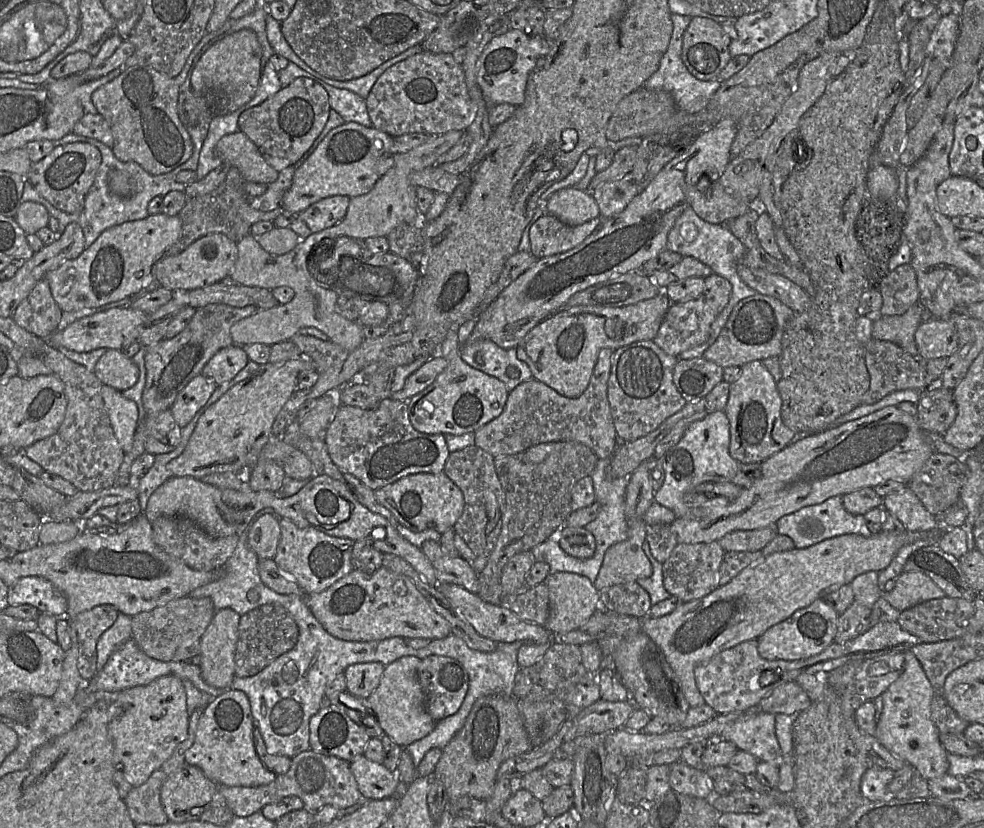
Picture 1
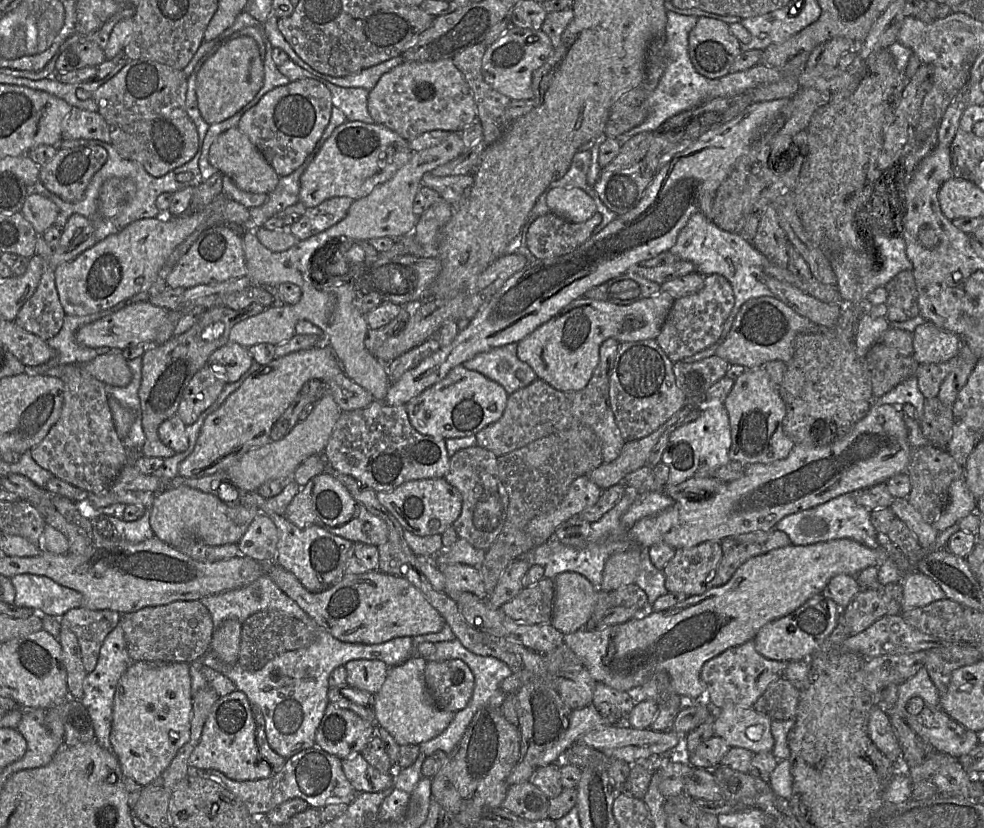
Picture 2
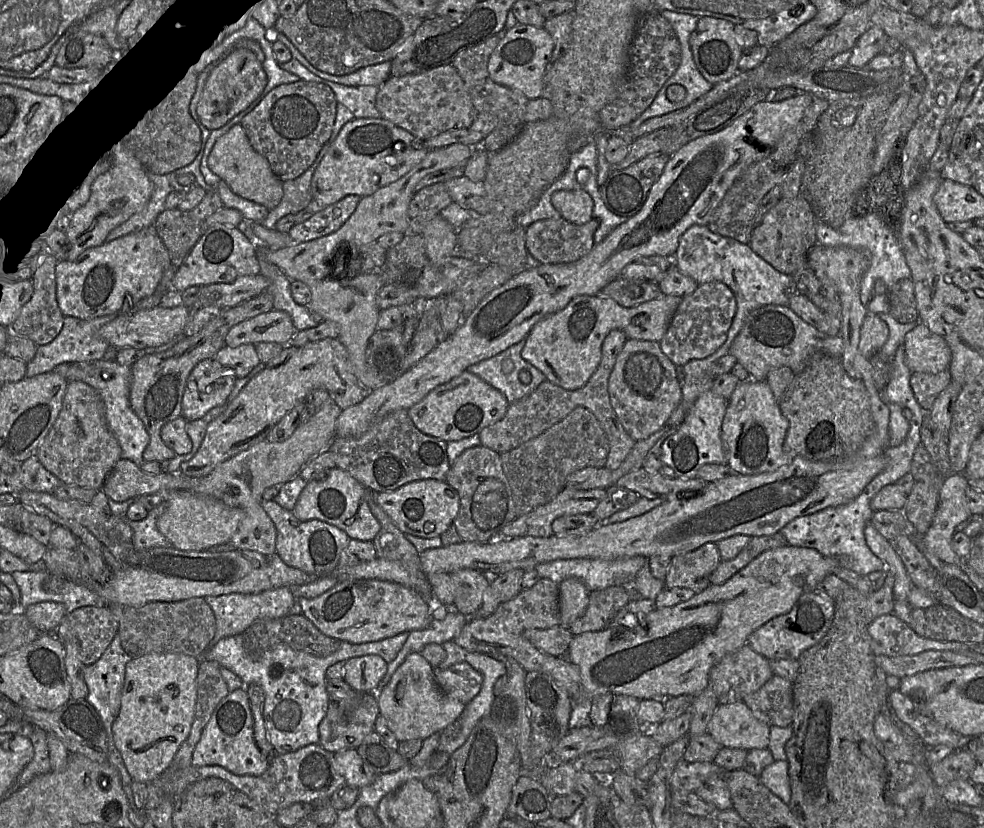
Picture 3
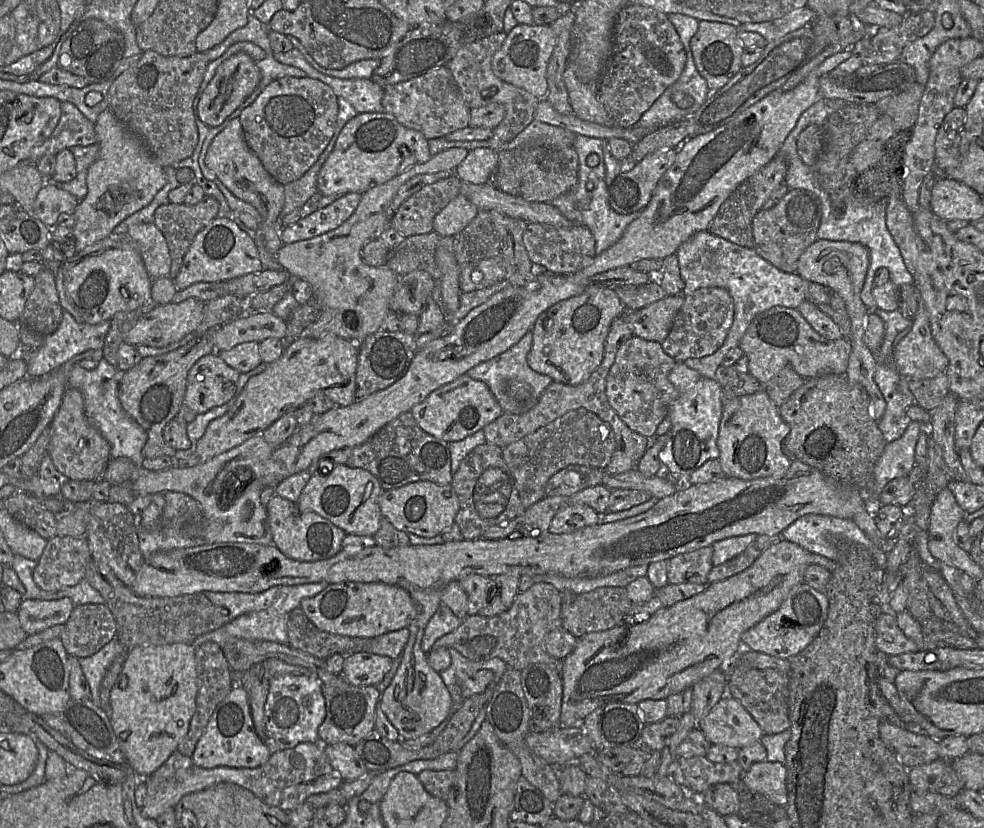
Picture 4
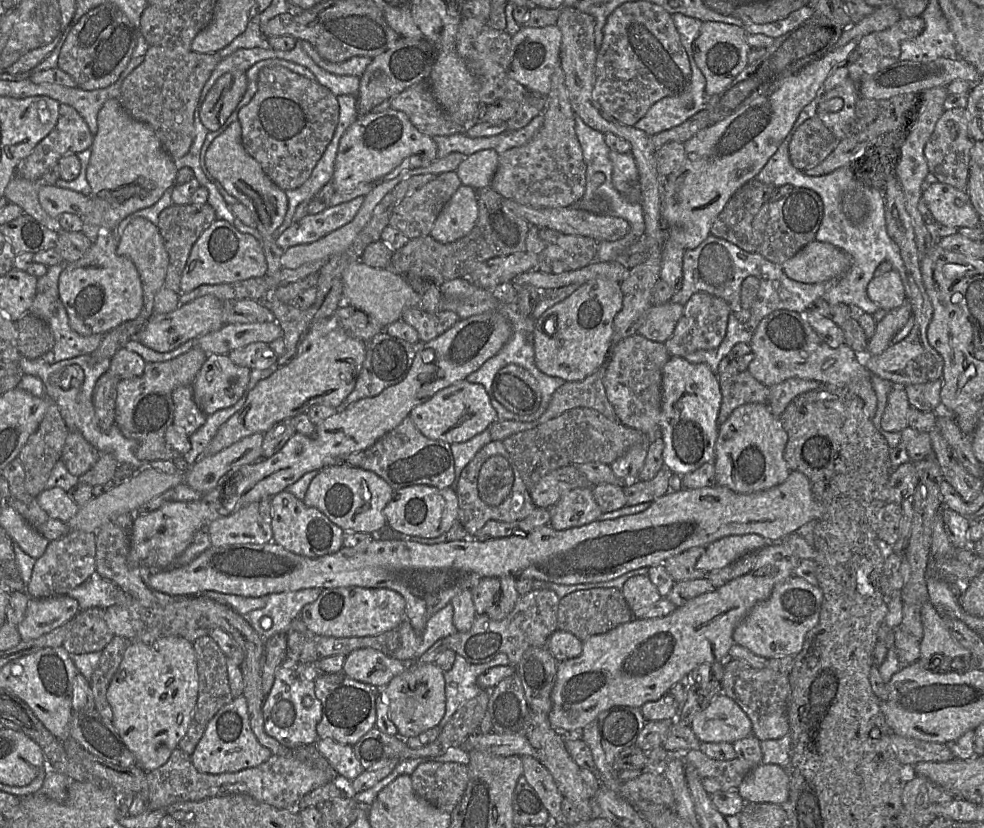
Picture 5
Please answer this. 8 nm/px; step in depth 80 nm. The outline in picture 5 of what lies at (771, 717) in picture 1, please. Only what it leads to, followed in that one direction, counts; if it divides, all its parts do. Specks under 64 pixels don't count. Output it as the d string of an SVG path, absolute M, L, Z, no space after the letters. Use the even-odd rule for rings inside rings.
M723 692L694 716L690 727L700 742L733 744L753 734L748 715L735 700Z

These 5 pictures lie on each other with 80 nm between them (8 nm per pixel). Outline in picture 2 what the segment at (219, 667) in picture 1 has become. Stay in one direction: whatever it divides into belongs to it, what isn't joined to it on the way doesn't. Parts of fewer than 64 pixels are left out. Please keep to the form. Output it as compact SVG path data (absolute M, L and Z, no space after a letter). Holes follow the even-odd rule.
M228 618L213 632L210 651L218 659L228 664L238 662L241 638L241 623Z

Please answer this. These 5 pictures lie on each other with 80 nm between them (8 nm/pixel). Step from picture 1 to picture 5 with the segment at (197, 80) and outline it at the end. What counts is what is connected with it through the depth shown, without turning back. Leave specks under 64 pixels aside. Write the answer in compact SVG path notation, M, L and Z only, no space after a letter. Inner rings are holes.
M243 71L223 74L207 93L200 109L200 119L211 132L217 131L237 107L247 89Z

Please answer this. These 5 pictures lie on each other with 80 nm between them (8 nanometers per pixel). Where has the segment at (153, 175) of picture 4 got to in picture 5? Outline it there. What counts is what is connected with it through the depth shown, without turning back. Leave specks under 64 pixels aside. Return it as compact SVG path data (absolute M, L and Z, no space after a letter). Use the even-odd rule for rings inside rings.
M116 98L108 99L98 113L98 131L91 147L86 179L91 187L91 211L81 217L82 233L94 242L99 233L114 230L130 214L154 205L163 193L176 184L178 169L175 160L164 150L153 129L132 118Z

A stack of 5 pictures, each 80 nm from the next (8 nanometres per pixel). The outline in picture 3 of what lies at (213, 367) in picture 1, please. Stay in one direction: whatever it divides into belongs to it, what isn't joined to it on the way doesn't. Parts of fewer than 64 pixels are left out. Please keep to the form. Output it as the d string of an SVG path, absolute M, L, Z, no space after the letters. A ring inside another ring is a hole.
M242 344L235 348L223 346L214 359L238 379L247 376L261 362L253 344Z

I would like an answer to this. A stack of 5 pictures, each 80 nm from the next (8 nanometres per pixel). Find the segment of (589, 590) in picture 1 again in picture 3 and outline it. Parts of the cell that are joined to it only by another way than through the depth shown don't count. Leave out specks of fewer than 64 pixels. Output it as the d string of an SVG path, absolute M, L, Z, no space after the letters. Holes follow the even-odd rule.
M568 578L559 585L561 625L569 627L585 612L590 592L578 578Z

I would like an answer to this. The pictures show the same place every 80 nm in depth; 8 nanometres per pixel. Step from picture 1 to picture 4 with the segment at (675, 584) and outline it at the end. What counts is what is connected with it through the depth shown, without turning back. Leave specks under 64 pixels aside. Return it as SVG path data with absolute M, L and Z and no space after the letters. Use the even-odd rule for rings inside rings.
M706 546L667 560L669 584L708 584L708 574L714 567L712 557L712 546Z

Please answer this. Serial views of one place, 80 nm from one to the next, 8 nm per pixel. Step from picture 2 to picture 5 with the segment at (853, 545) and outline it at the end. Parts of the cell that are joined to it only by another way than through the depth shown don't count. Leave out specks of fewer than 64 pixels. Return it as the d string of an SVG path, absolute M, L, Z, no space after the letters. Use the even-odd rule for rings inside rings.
M769 542L759 550L751 571L737 577L714 591L688 601L671 614L650 619L633 619L616 628L588 637L583 641L581 654L558 663L555 684L551 693L552 708L547 715L550 725L566 735L578 735L601 712L614 706L639 708L649 701L657 701L670 691L686 674L703 663L726 661L735 643L733 633L751 609L769 598L774 587L795 575L799 559L790 547L782 542Z

